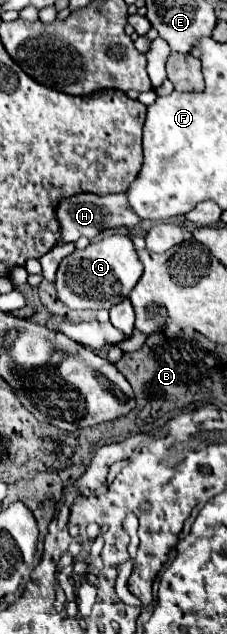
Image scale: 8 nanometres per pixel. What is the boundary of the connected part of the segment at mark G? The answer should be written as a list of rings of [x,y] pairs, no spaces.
[[[110,235],[100,241],[90,243],[86,249],[74,251],[62,259],[62,265],[56,273],[56,291],[58,299],[72,311],[98,311],[110,309],[124,301],[142,275],[142,263],[136,255],[136,249],[126,235]]]

